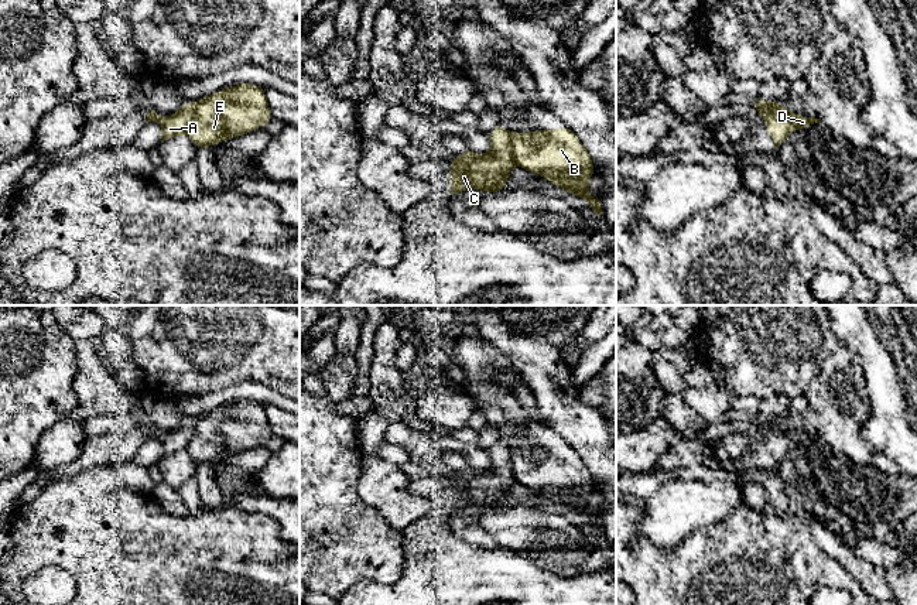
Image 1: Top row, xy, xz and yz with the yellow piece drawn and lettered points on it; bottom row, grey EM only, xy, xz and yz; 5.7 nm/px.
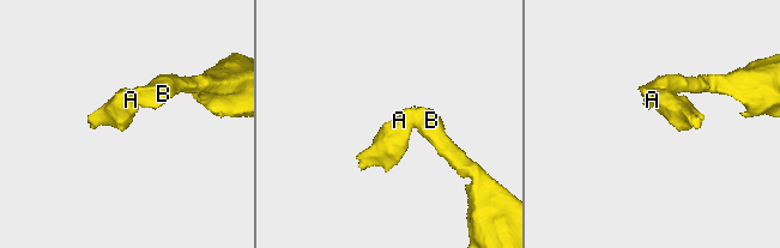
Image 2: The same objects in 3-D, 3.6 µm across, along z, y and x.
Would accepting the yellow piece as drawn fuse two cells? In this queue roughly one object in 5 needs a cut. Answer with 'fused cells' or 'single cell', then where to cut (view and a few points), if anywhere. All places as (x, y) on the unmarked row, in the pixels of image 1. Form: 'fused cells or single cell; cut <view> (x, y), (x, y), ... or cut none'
fused cells; cut xy (194, 420), (194, 436), (185, 448)

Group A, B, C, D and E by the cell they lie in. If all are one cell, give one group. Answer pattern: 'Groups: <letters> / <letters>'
Groups: A C D / B E

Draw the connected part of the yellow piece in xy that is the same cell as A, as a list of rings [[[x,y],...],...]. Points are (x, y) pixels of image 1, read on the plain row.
[[[187,418],[178,428],[167,434],[161,434],[153,425],[150,425],[146,440],[153,437],[162,444],[162,455],[161,455],[162,459],[164,457],[185,451],[189,441],[194,437],[194,433],[195,433],[195,421]]]

